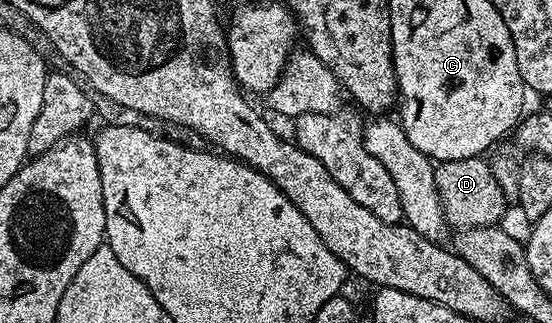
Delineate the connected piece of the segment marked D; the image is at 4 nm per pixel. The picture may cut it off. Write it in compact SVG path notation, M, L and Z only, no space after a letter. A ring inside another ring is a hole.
M485 158L461 159L438 163L434 169L436 177L436 193L440 197L442 211L446 214L446 222L459 232L477 227L493 227L501 224L502 214L508 207L508 201L496 185L496 177L492 177L492 169Z

